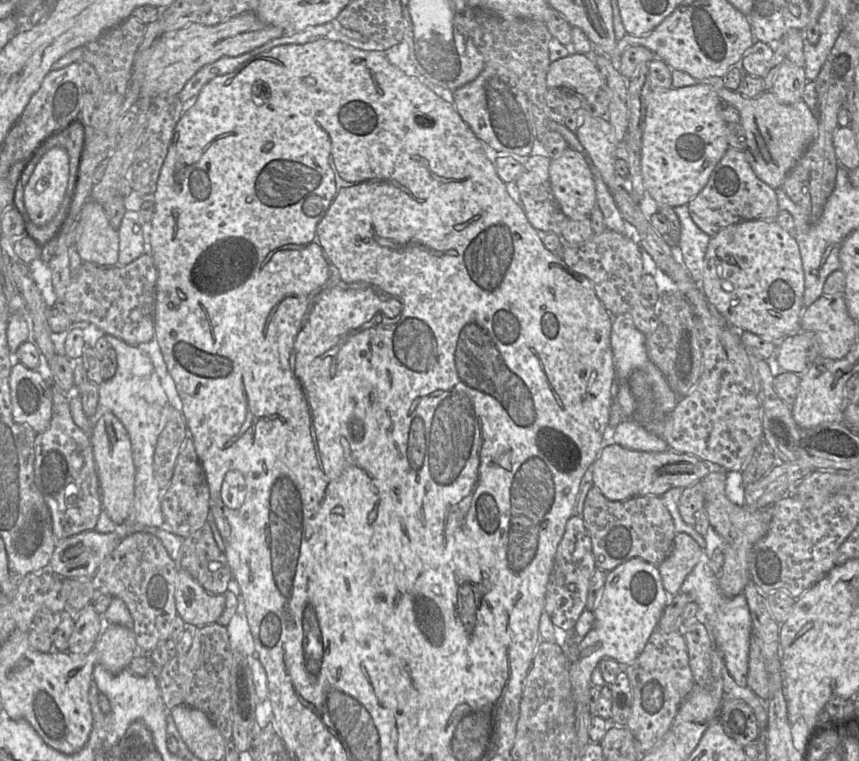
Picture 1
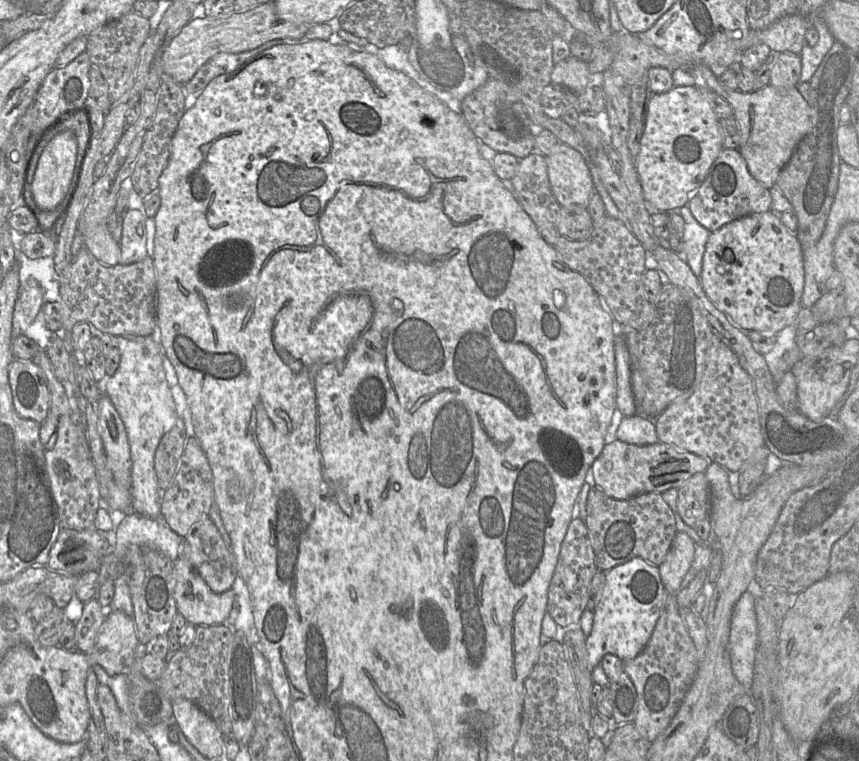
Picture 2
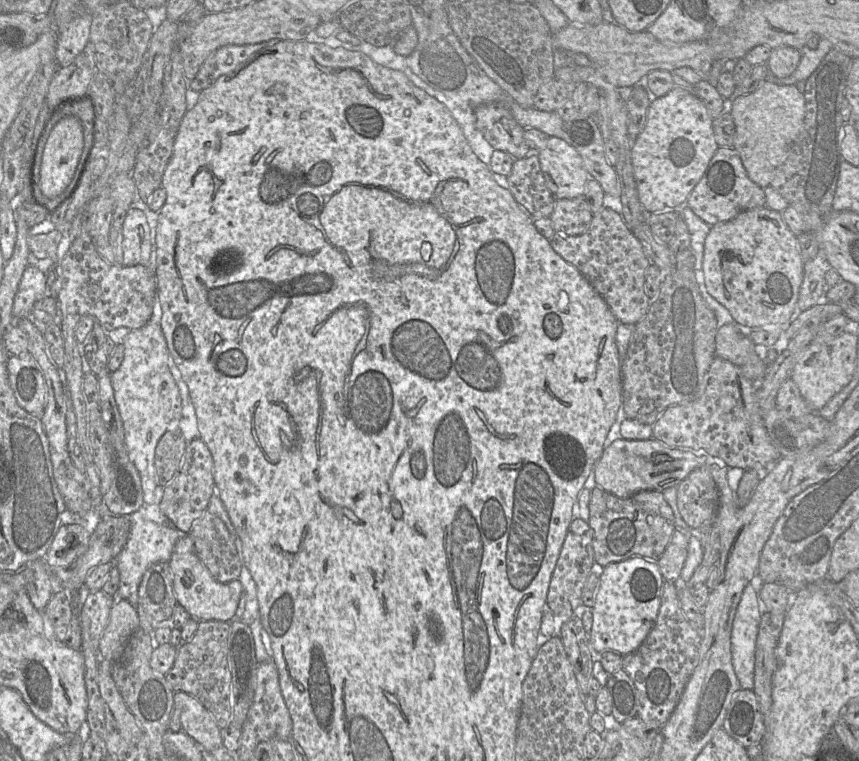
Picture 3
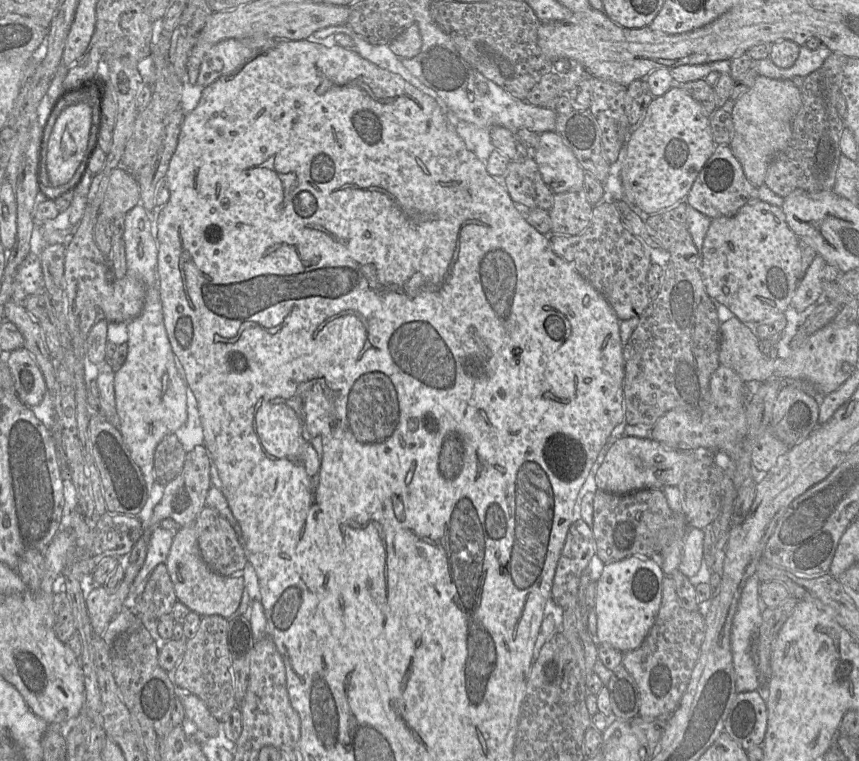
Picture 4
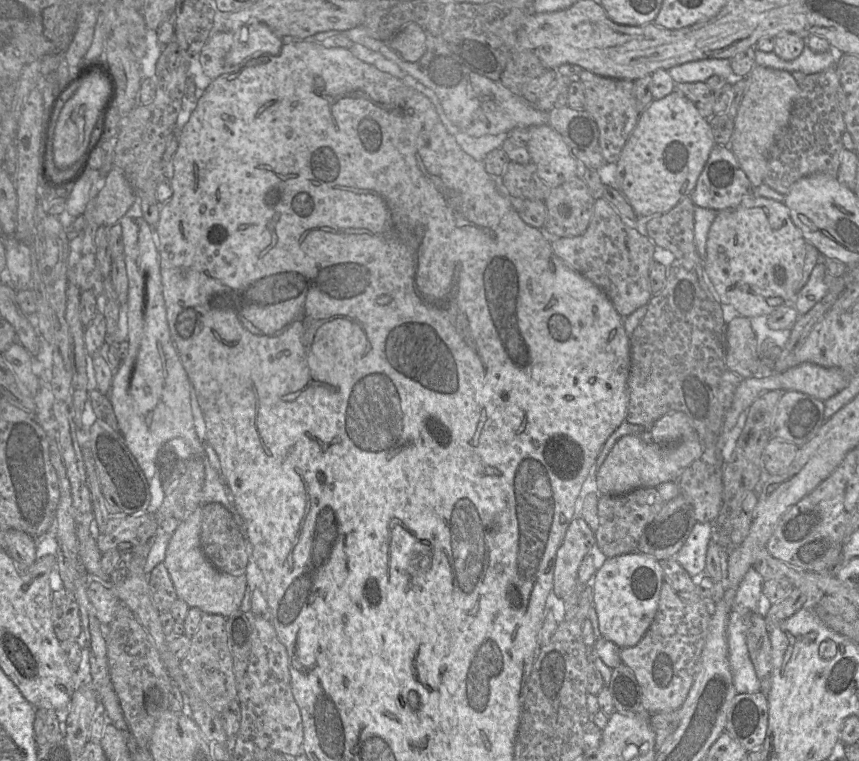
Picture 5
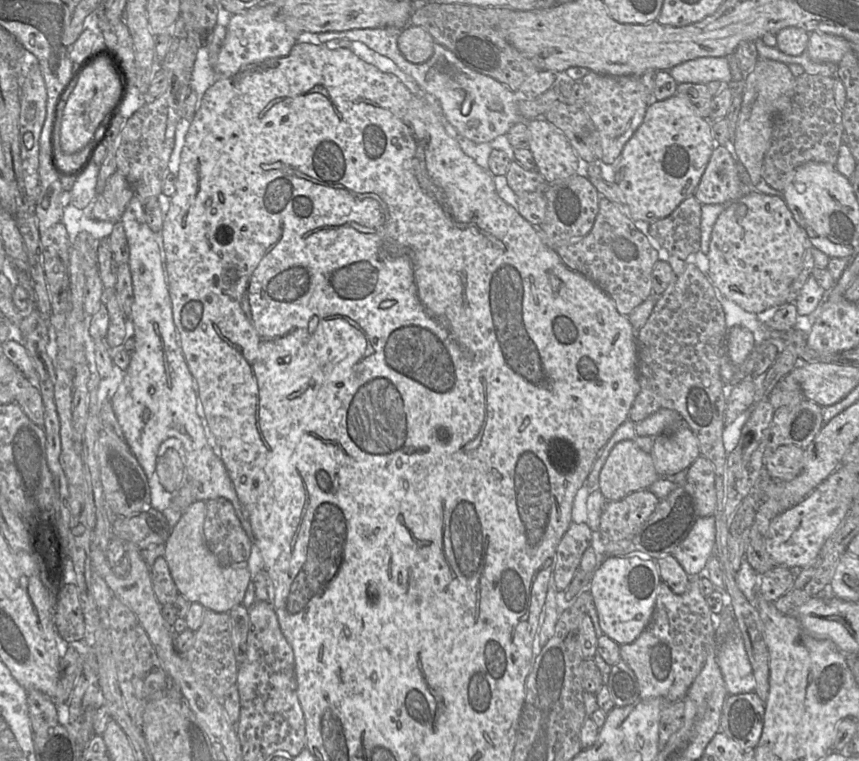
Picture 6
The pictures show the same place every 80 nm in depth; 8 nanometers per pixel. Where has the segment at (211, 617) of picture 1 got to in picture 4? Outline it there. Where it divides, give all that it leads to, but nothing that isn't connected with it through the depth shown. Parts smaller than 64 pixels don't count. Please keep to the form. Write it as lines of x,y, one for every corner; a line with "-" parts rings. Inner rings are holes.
195,523
182,526
175,534
165,561
177,600
200,616
231,618
237,611
245,588
243,577
225,577
213,572
203,560

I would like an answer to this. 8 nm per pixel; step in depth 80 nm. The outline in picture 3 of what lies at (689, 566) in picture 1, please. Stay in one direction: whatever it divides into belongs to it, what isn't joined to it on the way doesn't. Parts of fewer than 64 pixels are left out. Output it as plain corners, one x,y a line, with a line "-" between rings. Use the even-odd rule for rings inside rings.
675,528
670,542
657,561
657,565
665,581
675,583
681,575
688,554
688,539

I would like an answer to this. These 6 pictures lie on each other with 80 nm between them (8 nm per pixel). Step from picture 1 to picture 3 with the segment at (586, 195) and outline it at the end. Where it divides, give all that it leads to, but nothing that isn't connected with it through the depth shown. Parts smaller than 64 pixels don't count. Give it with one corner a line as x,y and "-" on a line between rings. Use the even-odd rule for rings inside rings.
551,136
545,148
537,154
546,185
556,199
572,199
584,195
589,173
574,147
561,138

